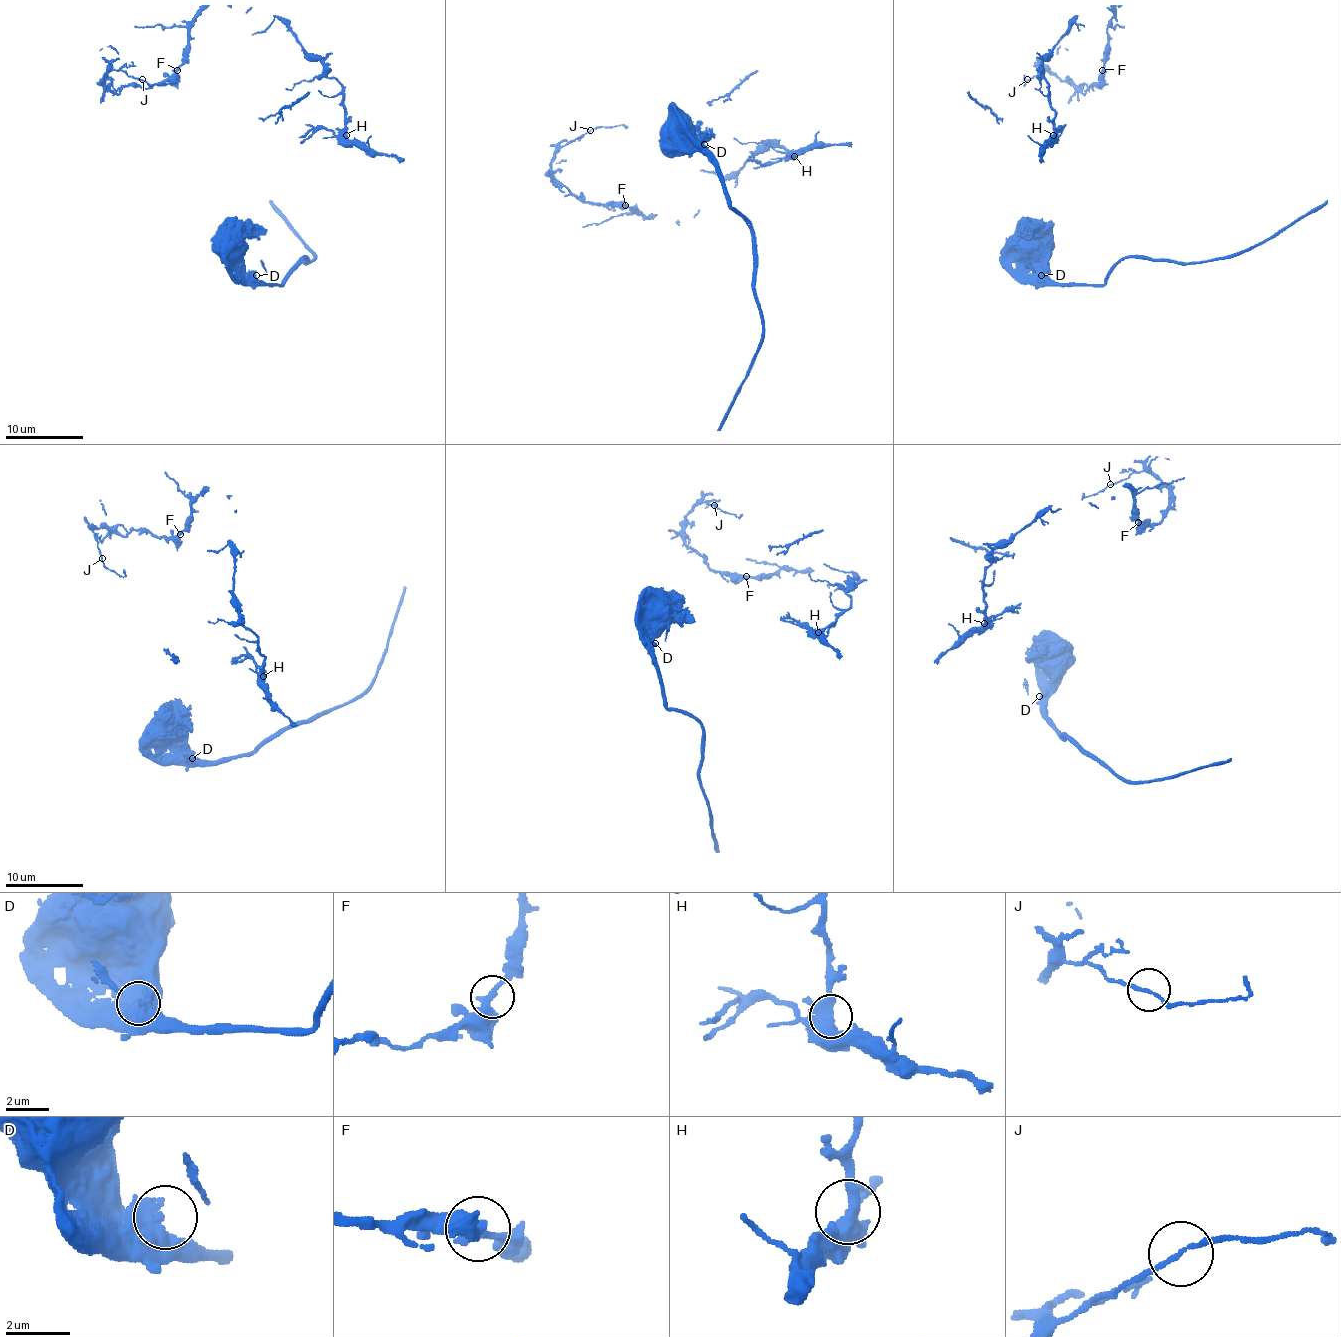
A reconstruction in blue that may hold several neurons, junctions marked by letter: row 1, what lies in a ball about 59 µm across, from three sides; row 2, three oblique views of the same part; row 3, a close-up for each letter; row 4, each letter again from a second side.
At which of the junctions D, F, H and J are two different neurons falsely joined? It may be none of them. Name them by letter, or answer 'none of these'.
none of these

